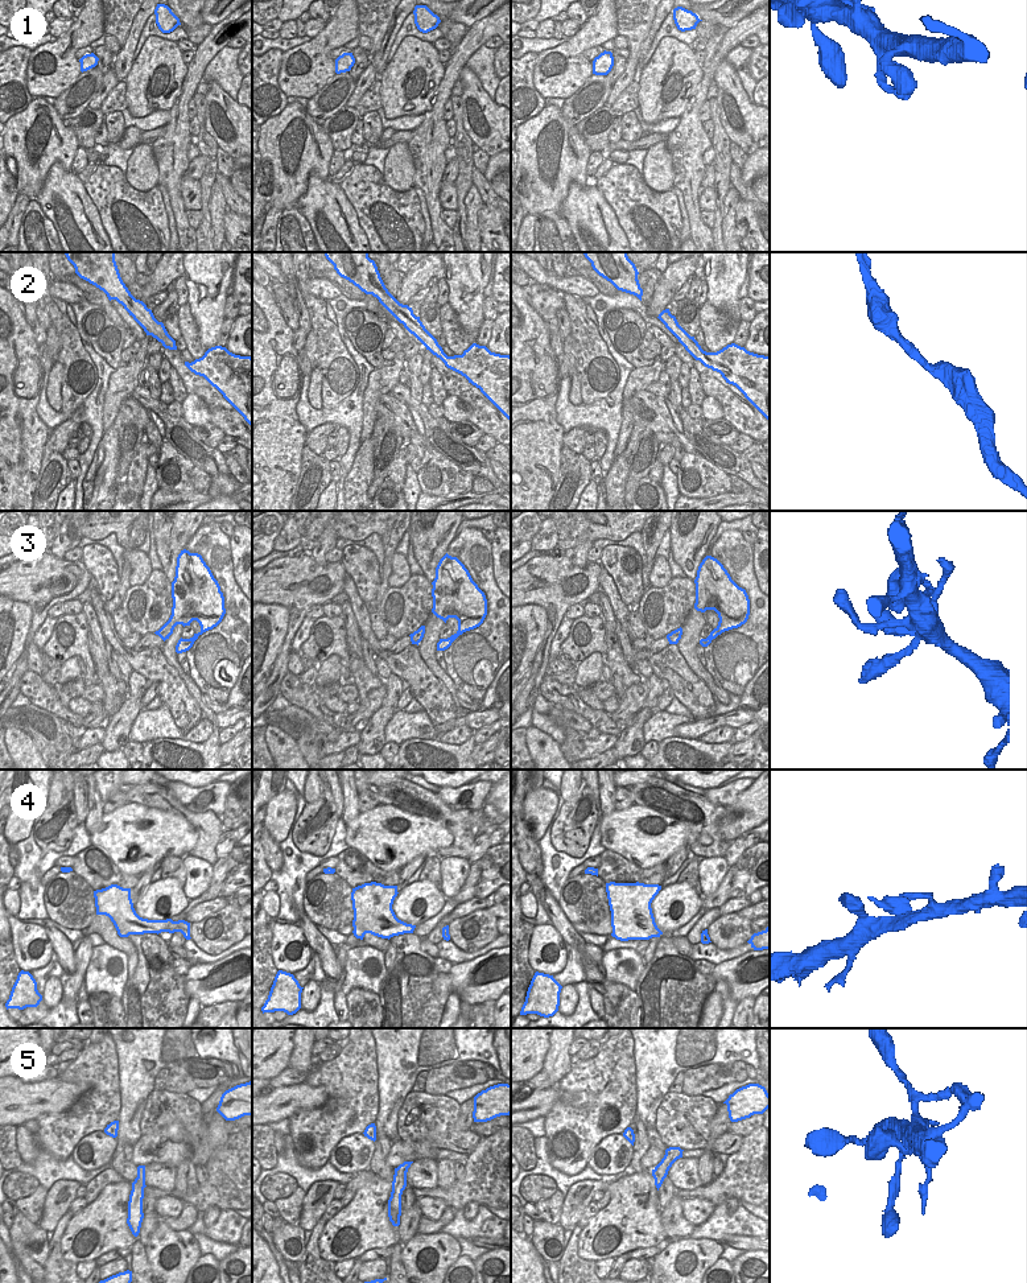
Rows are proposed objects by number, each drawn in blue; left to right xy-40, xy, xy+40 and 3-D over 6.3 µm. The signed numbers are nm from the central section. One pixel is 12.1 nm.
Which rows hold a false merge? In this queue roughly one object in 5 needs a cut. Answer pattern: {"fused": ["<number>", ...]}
{"fused": []}

